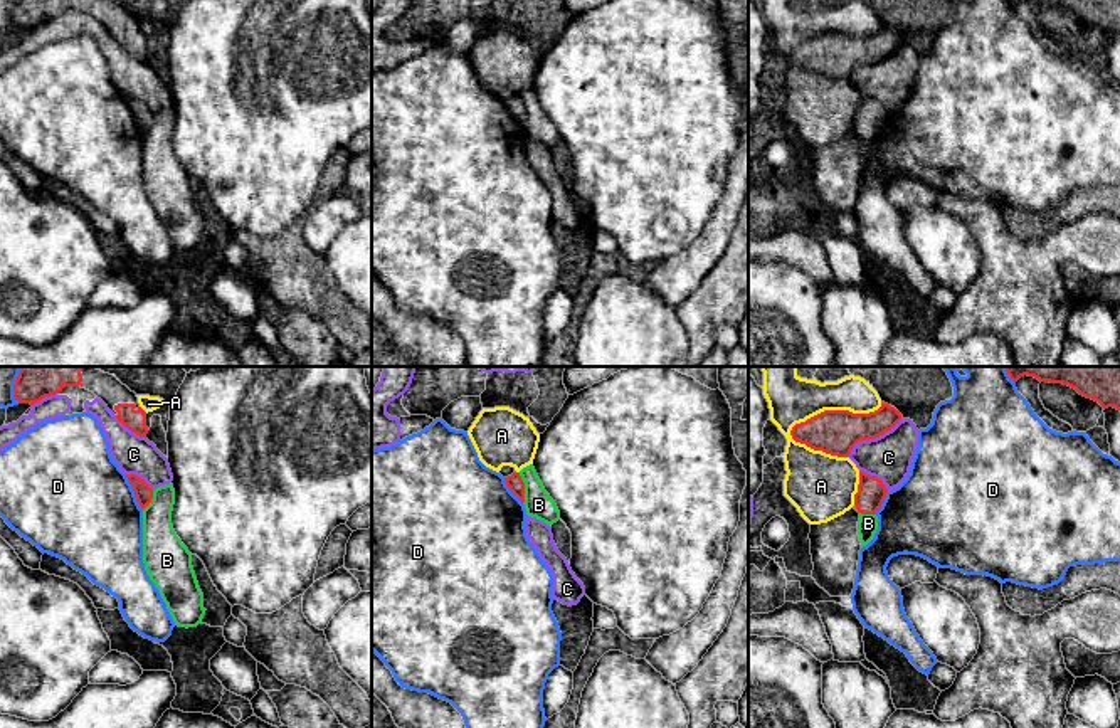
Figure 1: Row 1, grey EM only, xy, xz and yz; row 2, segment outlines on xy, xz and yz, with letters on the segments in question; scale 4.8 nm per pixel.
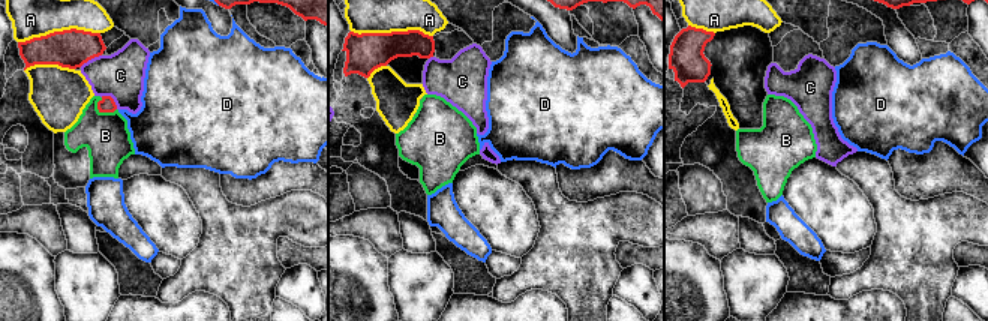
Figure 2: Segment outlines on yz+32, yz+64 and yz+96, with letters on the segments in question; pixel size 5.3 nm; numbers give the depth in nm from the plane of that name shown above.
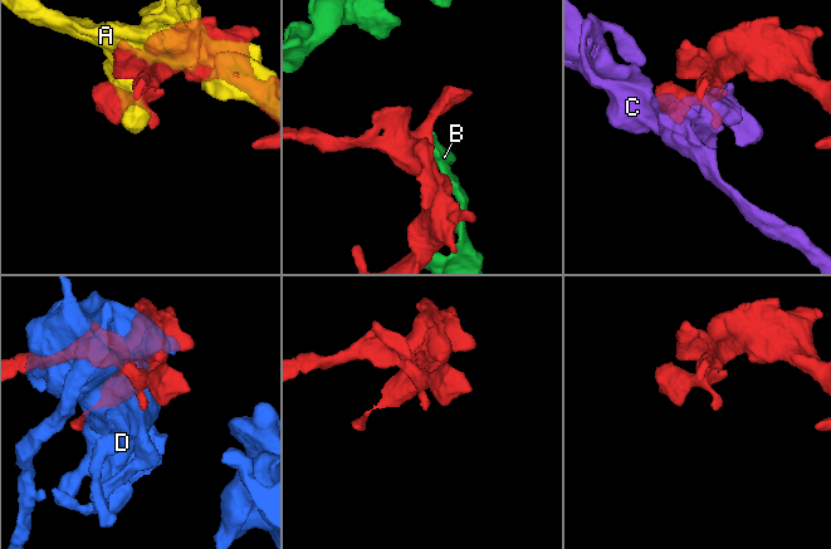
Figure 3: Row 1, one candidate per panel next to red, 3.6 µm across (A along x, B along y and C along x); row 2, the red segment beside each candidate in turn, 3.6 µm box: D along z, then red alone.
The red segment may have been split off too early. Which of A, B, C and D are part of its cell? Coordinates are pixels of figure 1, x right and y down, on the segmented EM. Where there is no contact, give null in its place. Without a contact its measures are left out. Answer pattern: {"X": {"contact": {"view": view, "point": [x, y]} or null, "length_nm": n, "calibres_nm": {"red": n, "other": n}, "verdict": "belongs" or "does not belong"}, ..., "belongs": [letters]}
{"A": {"contact": {"view": "yz", "point": [833, 411]}, "length_nm": 480, "calibres_nm": {"red": 220, "other": 220}, "verdict": "does not belong"}, "B": {"contact": {"view": "xz", "point": [523, 488]}, "length_nm": 150, "calibres_nm": {"red": 80, "other": 130}, "verdict": "does not belong"}, "C": {"contact": {"view": "yz", "point": [871, 437]}, "length_nm": 320, "calibres_nm": {"red": 220, "other": 220}, "verdict": "does not belong"}, "D": {"contact": {"view": "xy", "point": [135, 493]}, "length_nm": 190, "calibres_nm": {"red": 90, "other": 500}, "verdict": "does not belong"}, "belongs": []}

